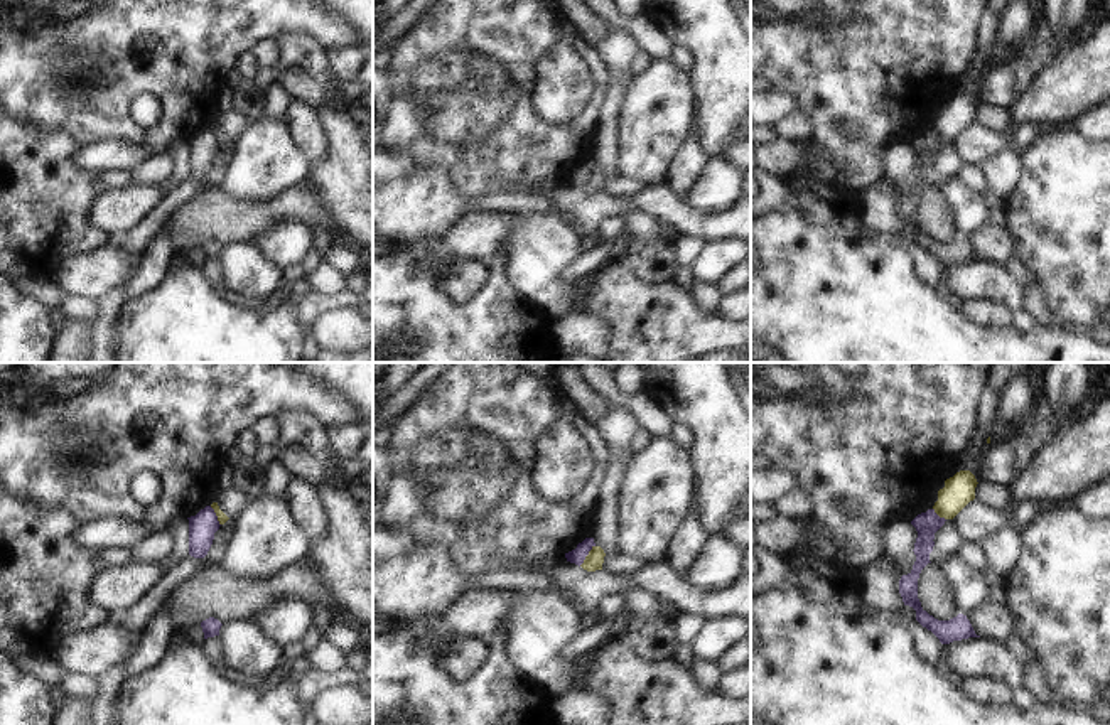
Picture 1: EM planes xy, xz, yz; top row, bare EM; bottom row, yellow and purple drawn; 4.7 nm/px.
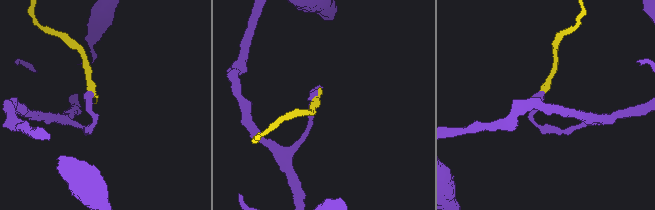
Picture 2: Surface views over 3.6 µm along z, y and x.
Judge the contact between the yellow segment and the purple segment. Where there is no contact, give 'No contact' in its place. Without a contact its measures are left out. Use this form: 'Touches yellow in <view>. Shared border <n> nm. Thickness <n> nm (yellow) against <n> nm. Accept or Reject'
Touches yellow in xz. Shared border 130 nm. Thickness 90 nm (yellow) against 70 nm. Reject

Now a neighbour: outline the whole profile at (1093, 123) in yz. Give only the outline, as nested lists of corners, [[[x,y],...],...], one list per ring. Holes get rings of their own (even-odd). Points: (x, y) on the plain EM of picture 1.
[[[1110,101],[1086,108],[1070,125],[1090,142],[1110,142]]]

